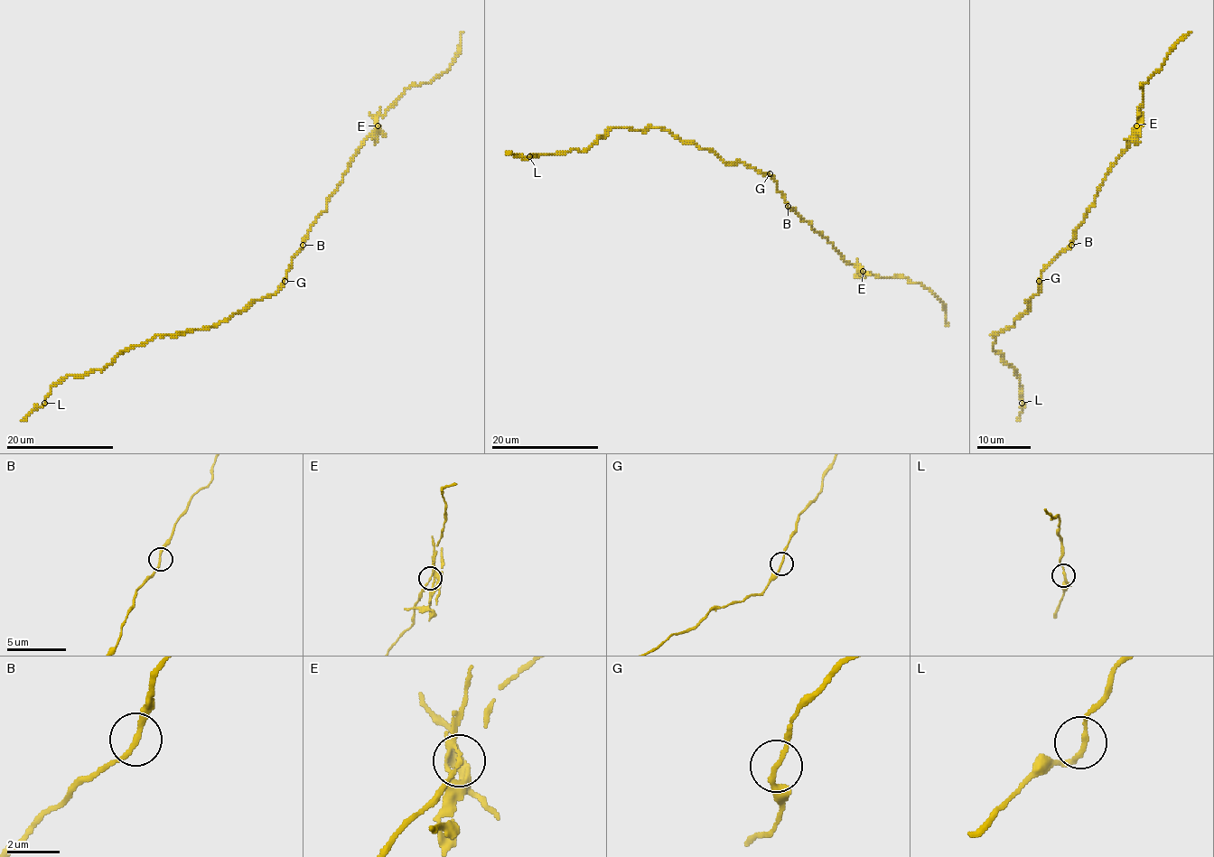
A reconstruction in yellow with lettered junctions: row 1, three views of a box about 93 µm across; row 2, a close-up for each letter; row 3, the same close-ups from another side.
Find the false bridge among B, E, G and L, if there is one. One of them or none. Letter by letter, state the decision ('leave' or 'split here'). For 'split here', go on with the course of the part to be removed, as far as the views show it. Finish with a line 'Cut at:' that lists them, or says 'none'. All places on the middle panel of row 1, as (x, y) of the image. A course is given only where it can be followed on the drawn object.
B: leave
E: split here; course (863, 272), (856, 259)
G: leave
L: leave
Cut at: E

